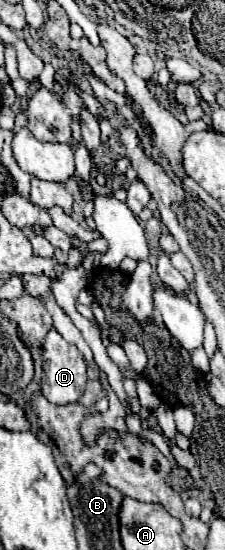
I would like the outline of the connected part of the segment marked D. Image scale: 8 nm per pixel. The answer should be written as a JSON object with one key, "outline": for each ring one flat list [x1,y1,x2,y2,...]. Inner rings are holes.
{"outline":[[52,329,48,335,46,335,46,341,44,341,44,363,42,363,42,369,44,369,44,377,42,377,42,393,44,397,52,403,52,405,68,405,68,403,76,403,84,391,86,391,86,361,82,357,82,353,76,349,76,345,68,343,62,339,62,335]]}

